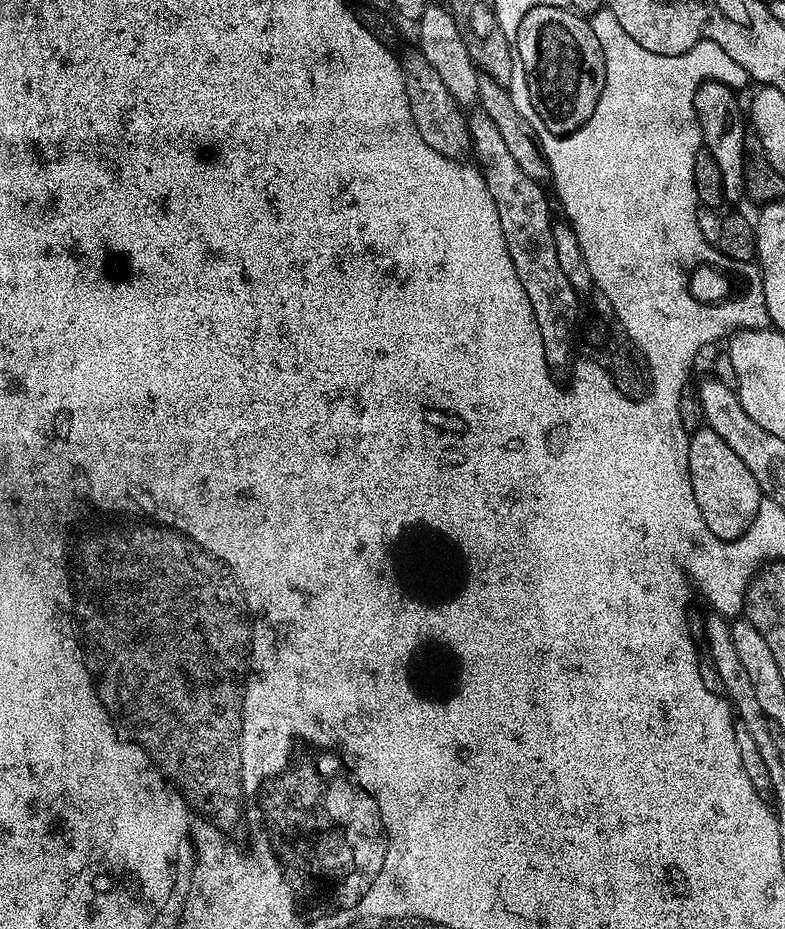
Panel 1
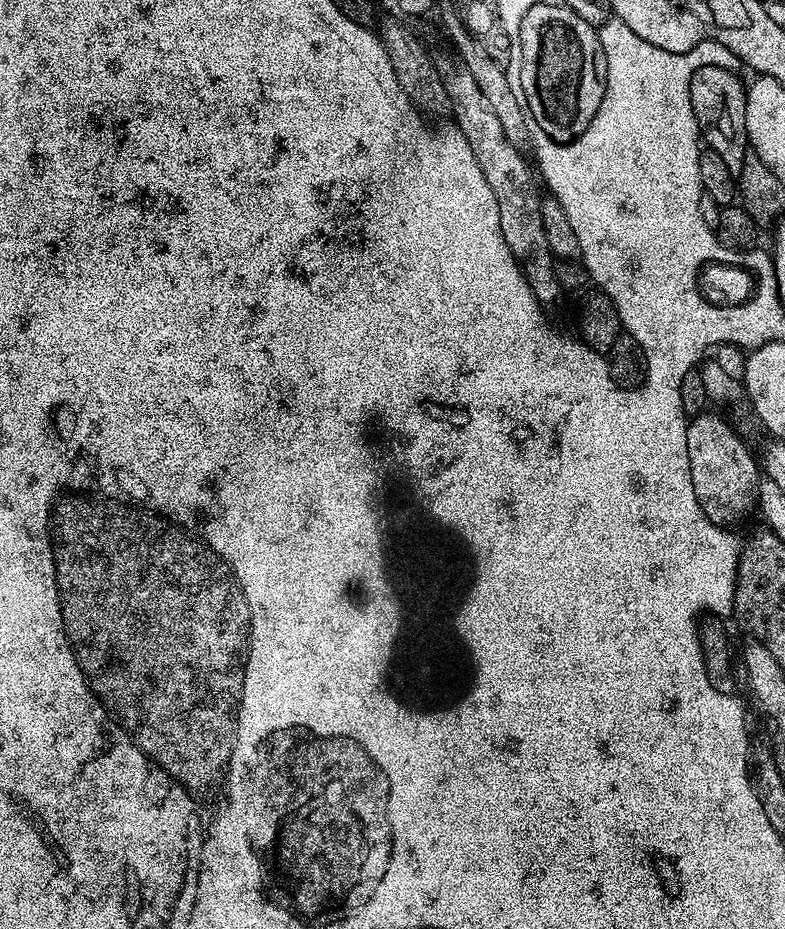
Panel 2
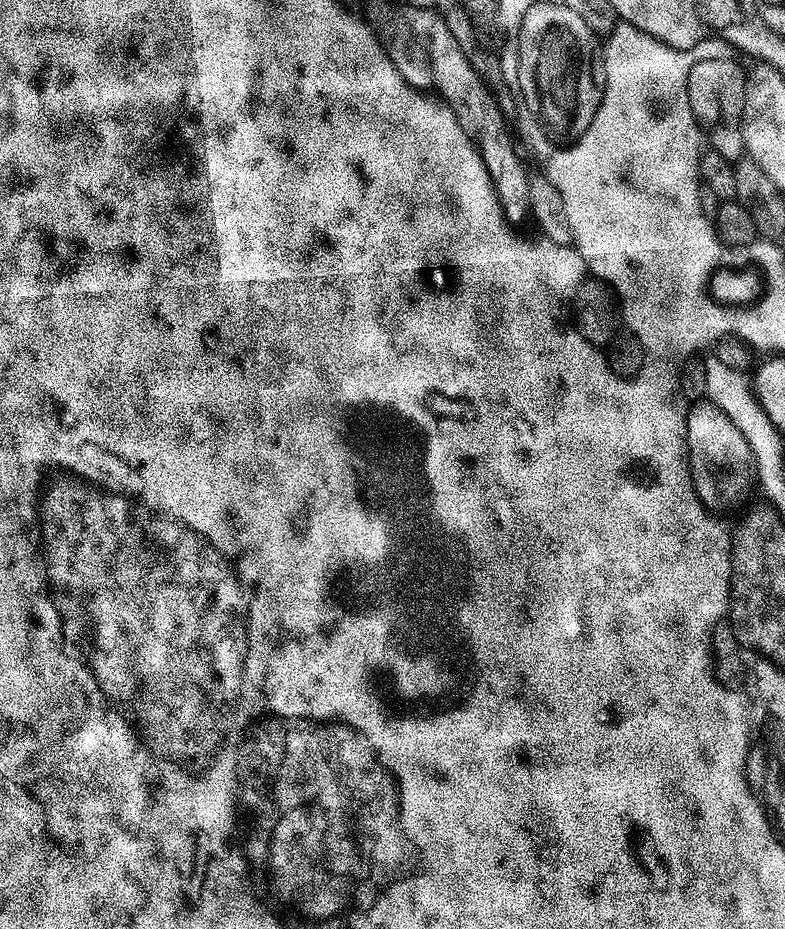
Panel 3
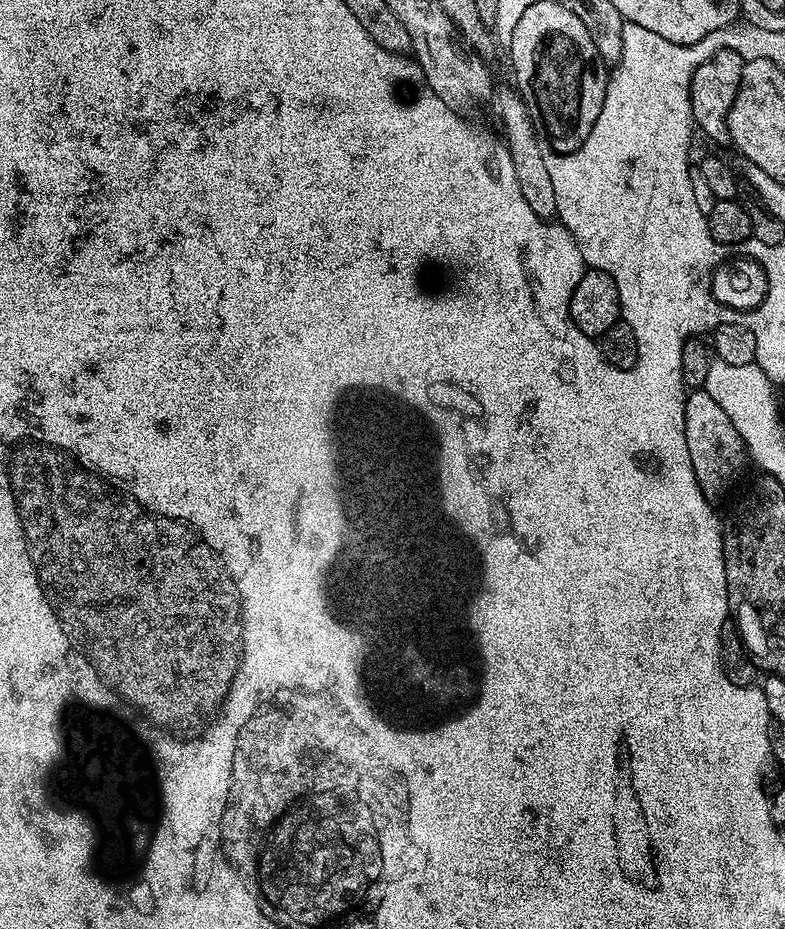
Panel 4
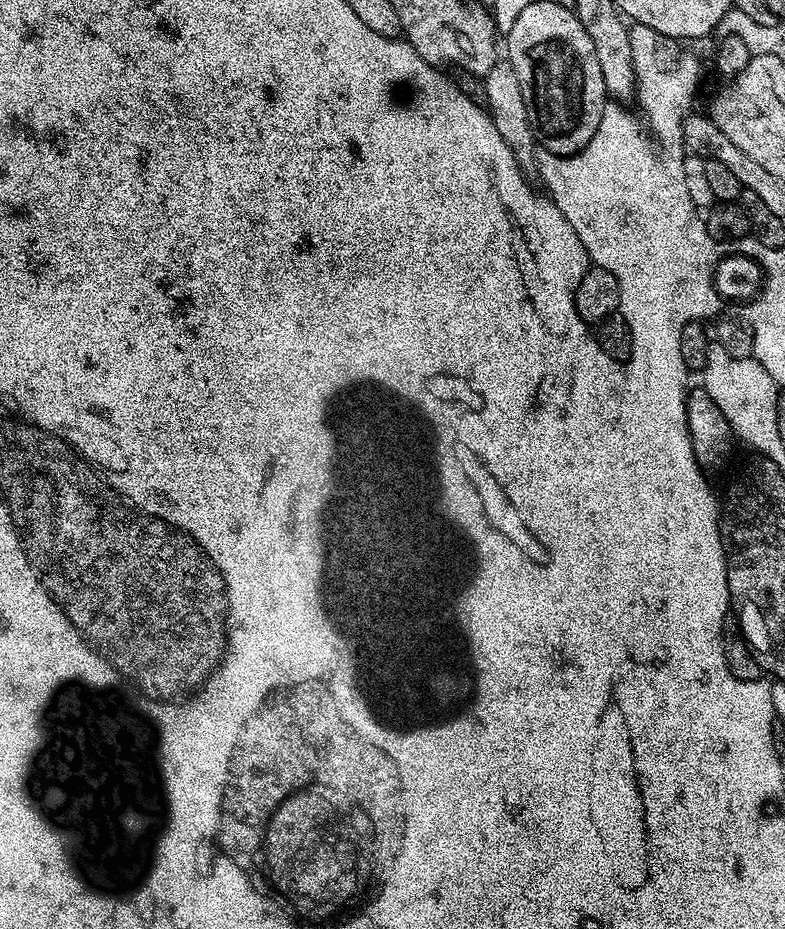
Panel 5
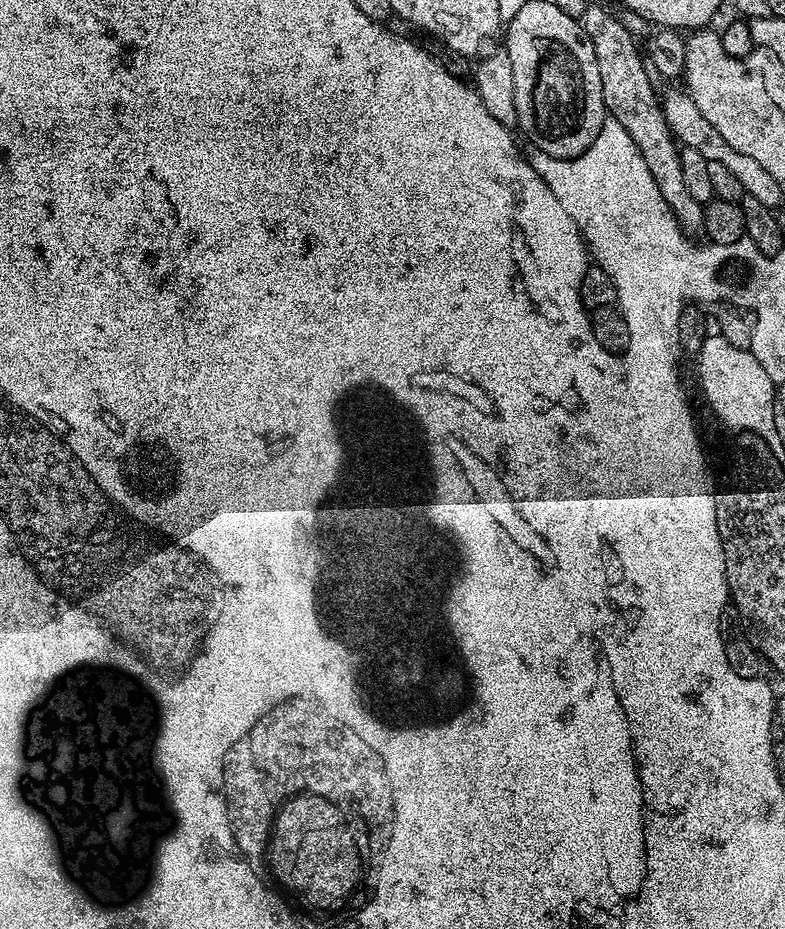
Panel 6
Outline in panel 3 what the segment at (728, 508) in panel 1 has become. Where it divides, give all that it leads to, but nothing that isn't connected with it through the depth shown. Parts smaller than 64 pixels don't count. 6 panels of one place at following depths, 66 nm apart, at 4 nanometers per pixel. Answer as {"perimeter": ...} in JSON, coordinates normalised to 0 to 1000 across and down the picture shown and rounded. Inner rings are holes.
{"perimeter":[[[896,428],[875,440],[874,476],[876,504],[882,507],[882,518],[897,546],[912,553],[935,546],[946,536],[948,529],[957,523],[961,511],[955,479],[944,464],[915,437]]]}

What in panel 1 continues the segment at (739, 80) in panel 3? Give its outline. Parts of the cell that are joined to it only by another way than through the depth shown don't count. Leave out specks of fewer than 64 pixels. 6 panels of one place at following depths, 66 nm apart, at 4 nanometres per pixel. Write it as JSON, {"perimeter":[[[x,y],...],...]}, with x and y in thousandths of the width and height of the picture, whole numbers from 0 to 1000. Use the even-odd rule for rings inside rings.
{"perimeter":[[[904,85],[897,87],[887,98],[887,125],[892,128],[892,150],[896,158],[915,174],[920,183],[920,205],[924,216],[949,214],[948,210],[948,147],[950,145],[950,125],[943,122],[943,108],[939,100],[920,88]]]}

